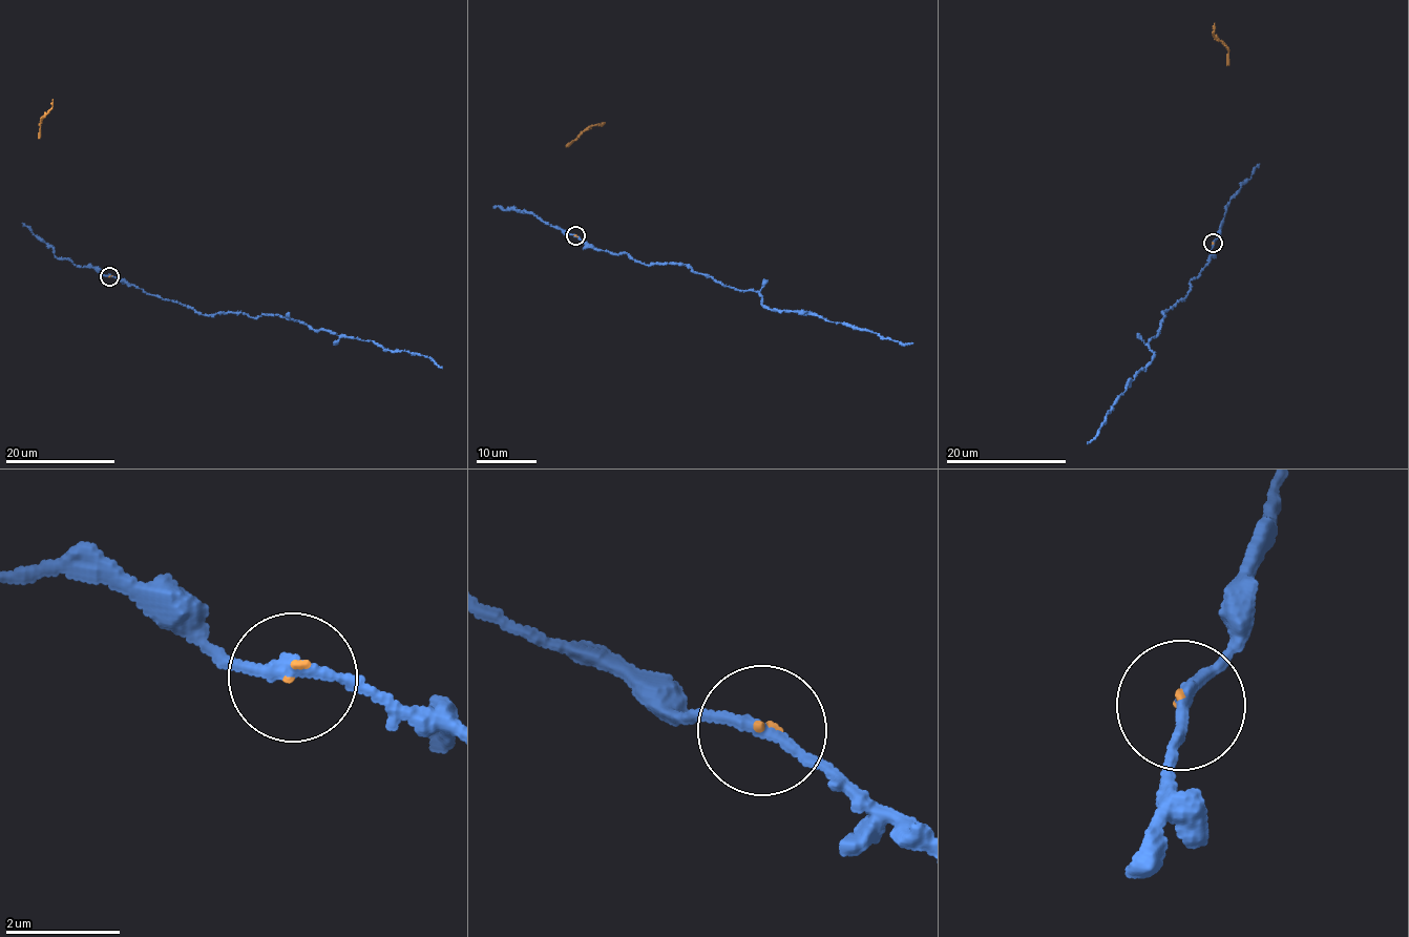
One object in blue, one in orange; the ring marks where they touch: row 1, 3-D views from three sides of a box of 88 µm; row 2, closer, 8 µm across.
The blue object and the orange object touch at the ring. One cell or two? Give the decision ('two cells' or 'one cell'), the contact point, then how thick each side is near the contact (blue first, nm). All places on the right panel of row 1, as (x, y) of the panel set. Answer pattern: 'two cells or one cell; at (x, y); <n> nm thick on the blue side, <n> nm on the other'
two cells; at (1213, 243); 200 nm thick on the blue side, 50 nm on the other

